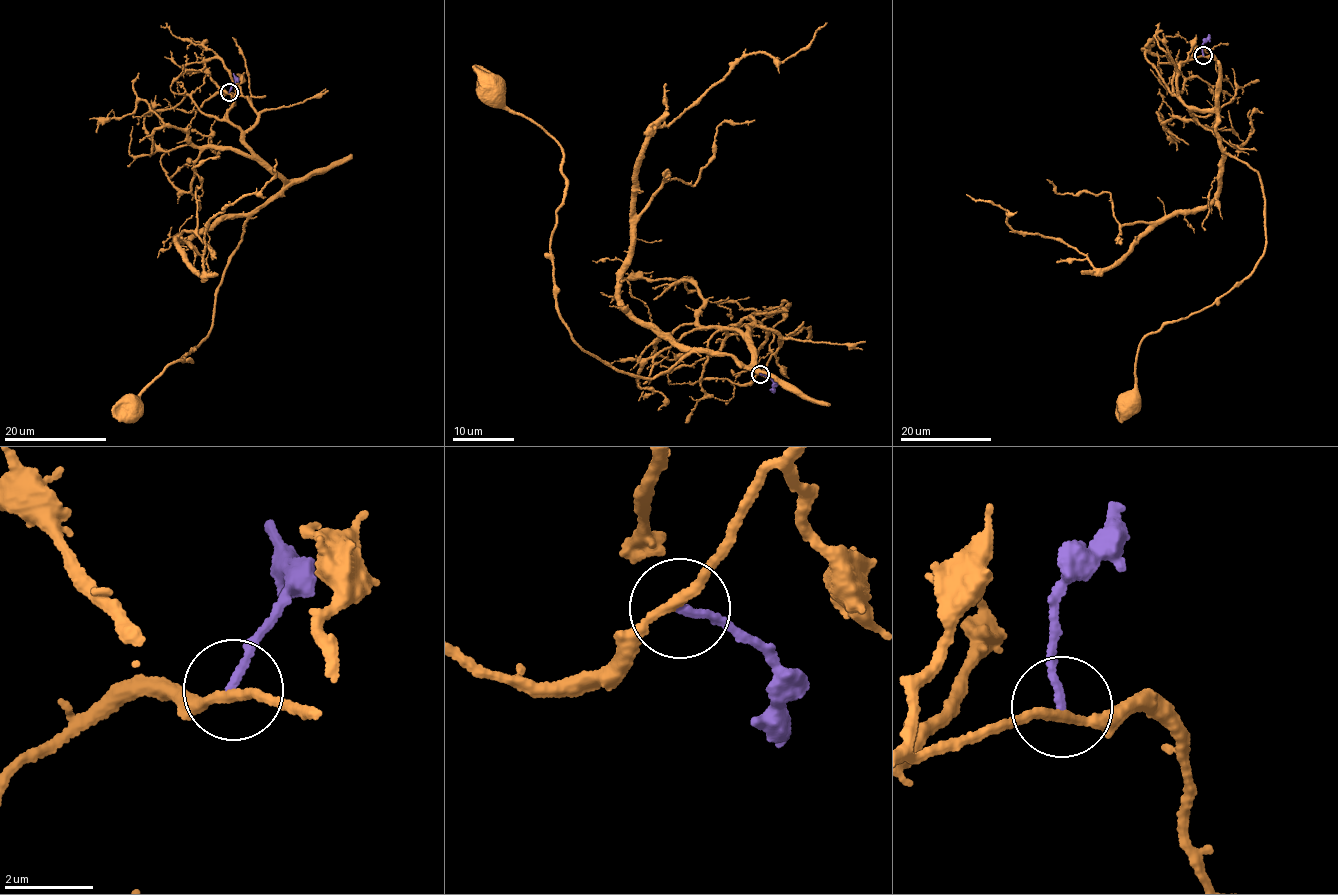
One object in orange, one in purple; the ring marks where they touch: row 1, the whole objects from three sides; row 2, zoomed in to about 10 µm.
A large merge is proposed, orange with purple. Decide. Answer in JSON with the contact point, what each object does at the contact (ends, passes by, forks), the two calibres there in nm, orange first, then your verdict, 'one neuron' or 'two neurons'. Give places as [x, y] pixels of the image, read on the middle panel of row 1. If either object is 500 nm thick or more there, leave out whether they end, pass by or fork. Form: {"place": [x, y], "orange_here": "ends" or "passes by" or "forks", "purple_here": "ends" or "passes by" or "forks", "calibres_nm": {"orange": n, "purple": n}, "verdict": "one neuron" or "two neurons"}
{"place": [760, 374], "orange_here": "passes by", "purple_here": "ends", "calibres_nm": {"orange": 200, "purple": 170}, "verdict": "two neurons"}

